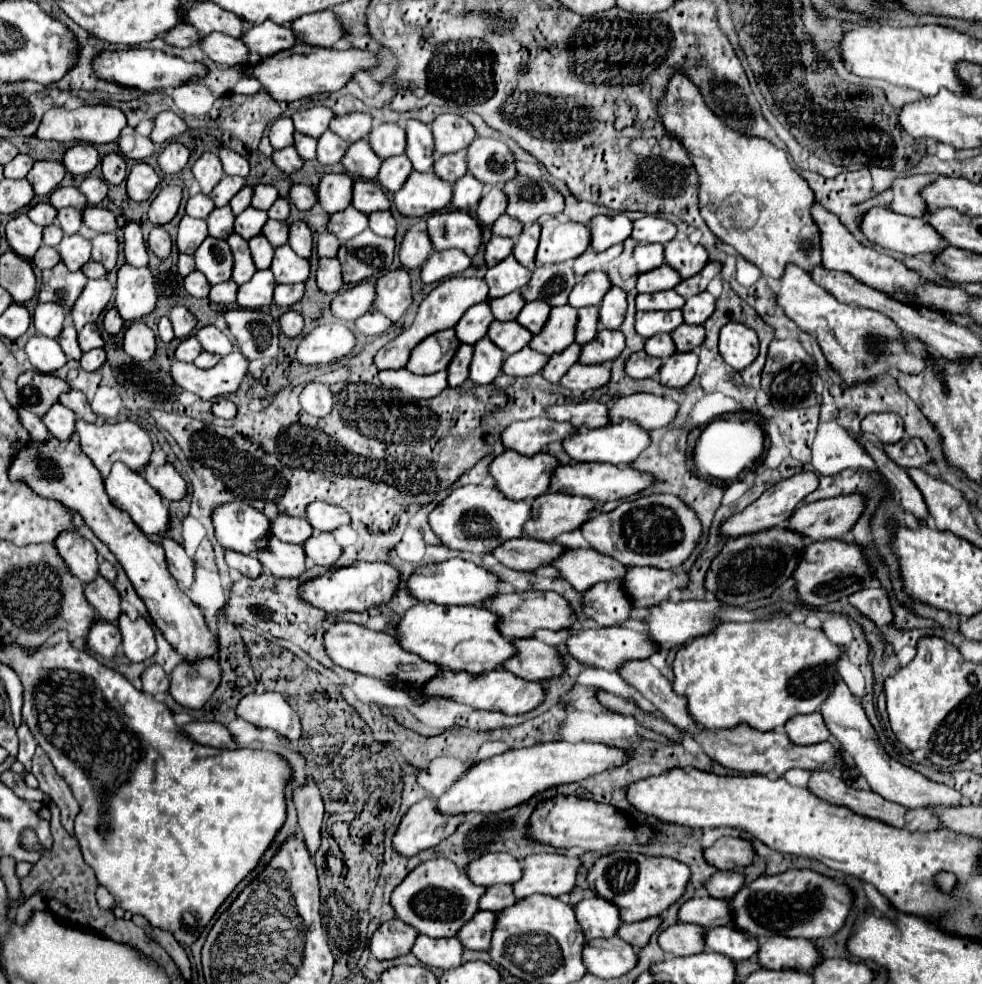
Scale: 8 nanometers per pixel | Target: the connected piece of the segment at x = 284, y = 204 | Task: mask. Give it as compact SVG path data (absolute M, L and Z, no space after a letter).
M278 199L274 203L272 209L268 209L268 217L270 219L278 219L278 221L286 221L290 215L290 201L288 199Z

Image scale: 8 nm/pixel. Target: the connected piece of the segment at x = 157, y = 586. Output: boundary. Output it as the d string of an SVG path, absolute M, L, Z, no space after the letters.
M76 433L66 443L60 443L54 437L46 445L32 441L28 449L20 451L20 455L14 459L12 475L24 475L24 479L28 479L28 485L38 495L62 501L68 509L78 511L84 517L86 525L100 541L108 545L118 563L124 567L138 597L146 603L154 625L164 633L166 641L182 655L184 661L196 663L218 653L218 639L208 629L200 607L184 591L178 589L176 579L170 575L164 549L152 543L136 527L136 523L132 523L130 515L110 503L104 491L104 481L100 479L96 467L92 467L92 461L82 453Z

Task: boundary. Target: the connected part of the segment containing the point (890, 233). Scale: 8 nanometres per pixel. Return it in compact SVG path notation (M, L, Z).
M874 207L874 211L868 211L868 215L862 217L860 227L862 227L862 233L872 243L876 243L876 245L880 245L884 249L900 251L904 255L918 255L918 253L940 255L948 247L948 241L930 223L926 223L926 219L900 215L900 213L894 213L890 209L882 209L882 207Z

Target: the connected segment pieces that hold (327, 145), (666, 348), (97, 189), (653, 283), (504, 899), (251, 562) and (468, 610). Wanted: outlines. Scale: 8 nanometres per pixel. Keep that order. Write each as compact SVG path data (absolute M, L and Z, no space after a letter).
M326 131L320 139L318 139L318 161L322 165L334 165L340 163L344 153L348 149L348 143L344 139L340 139L336 133Z
M660 333L660 335L654 335L654 337L646 339L646 349L644 351L652 357L668 359L670 355L676 353L676 345L674 345L670 333Z
M88 175L82 183L80 183L80 191L88 197L88 205L98 205L106 195L108 195L108 183L104 183L104 179Z
M664 263L662 267L656 267L656 269L640 275L638 293L656 293L656 291L674 289L680 281L682 281L680 273L672 267L668 267L668 263Z
M494 885L480 899L480 909L488 909L488 911L500 913L502 909L512 907L516 901L518 899L512 893L512 885Z
M226 551L226 563L230 569L236 569L250 579L256 579L262 573L262 565L256 555L236 555L236 551Z
M418 603L402 617L396 637L400 645L430 663L436 663L450 671L468 671L474 675L502 669L504 661L516 655L512 639L506 639L498 631L500 617L486 607L444 607L436 603Z

